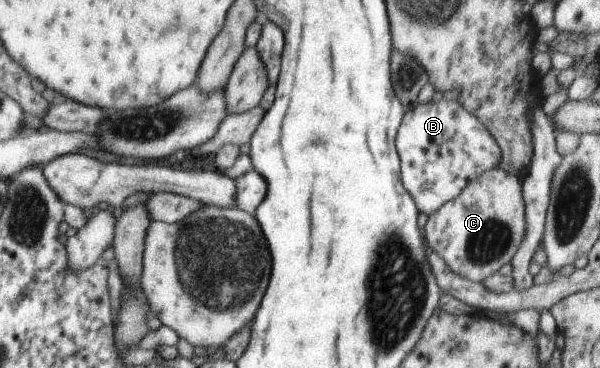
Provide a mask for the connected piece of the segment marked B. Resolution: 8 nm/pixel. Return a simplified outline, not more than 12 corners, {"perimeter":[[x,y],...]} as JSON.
{"perimeter":[[461,100],[406,108],[401,181],[431,215],[501,161]]}

